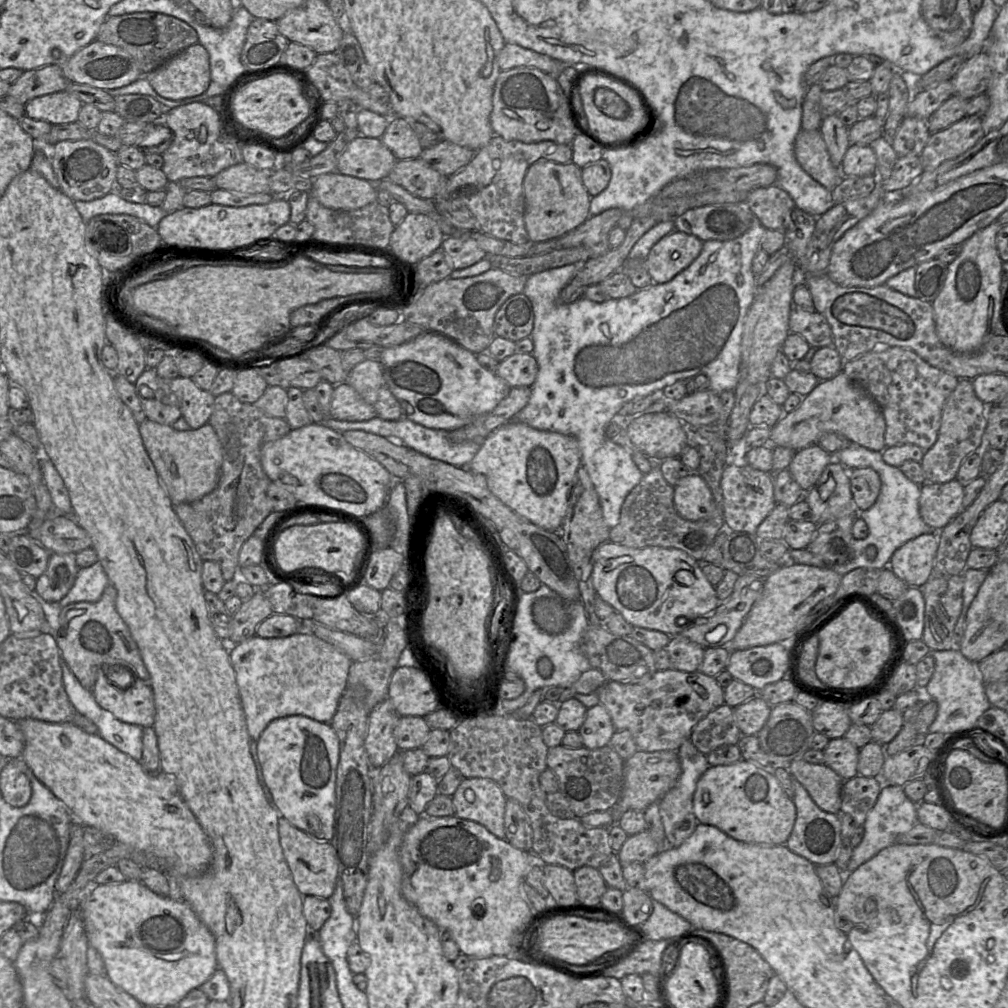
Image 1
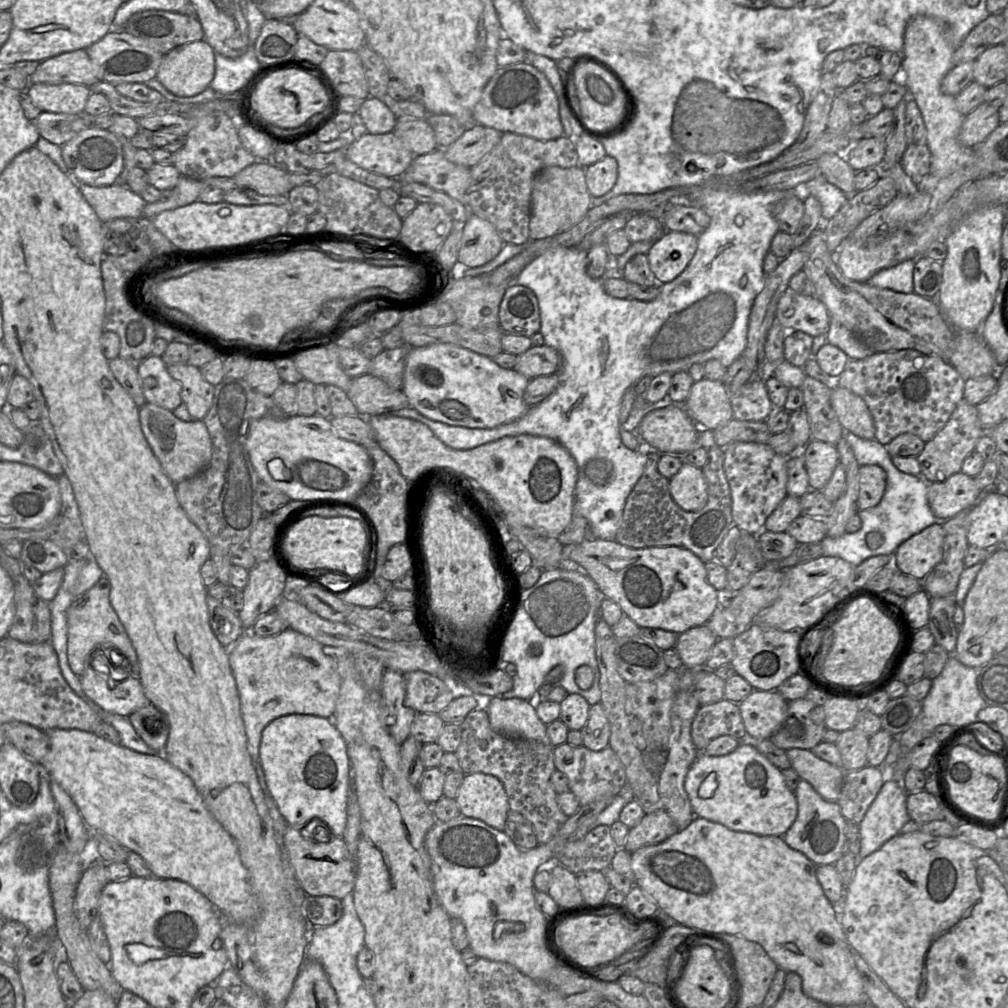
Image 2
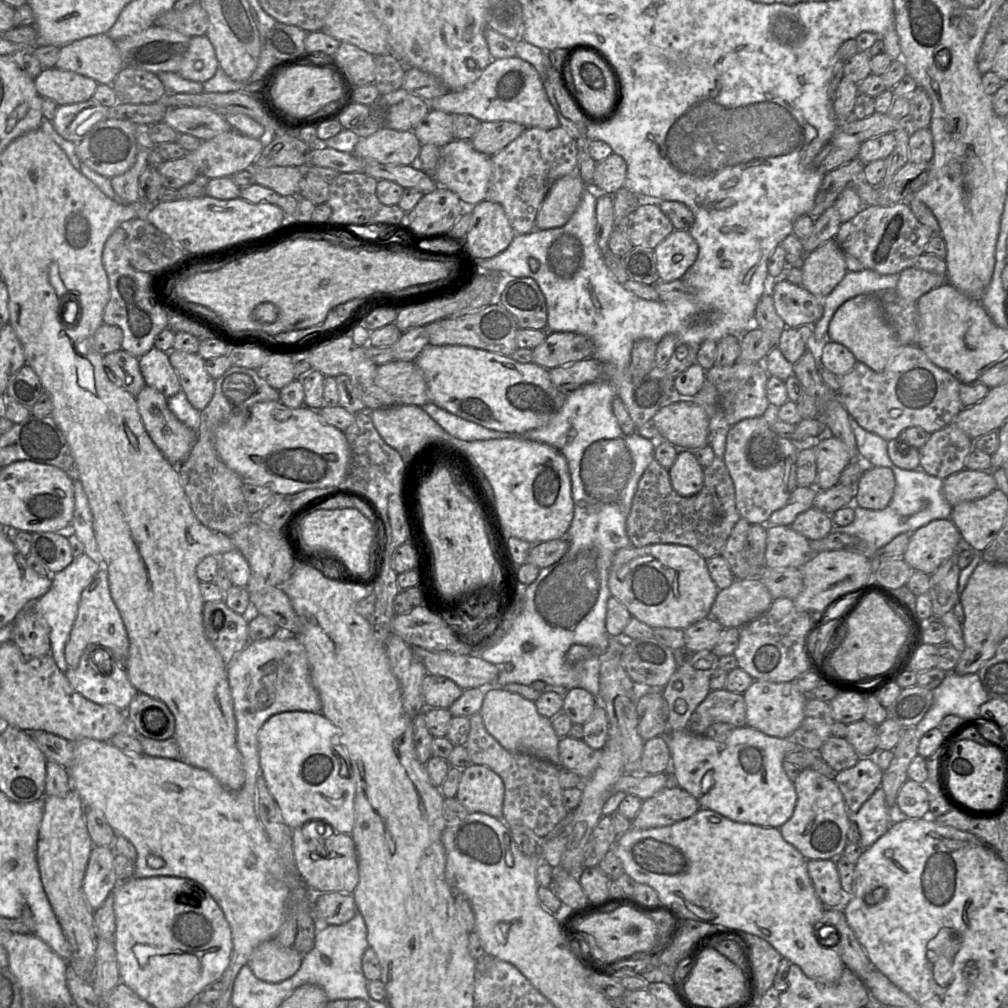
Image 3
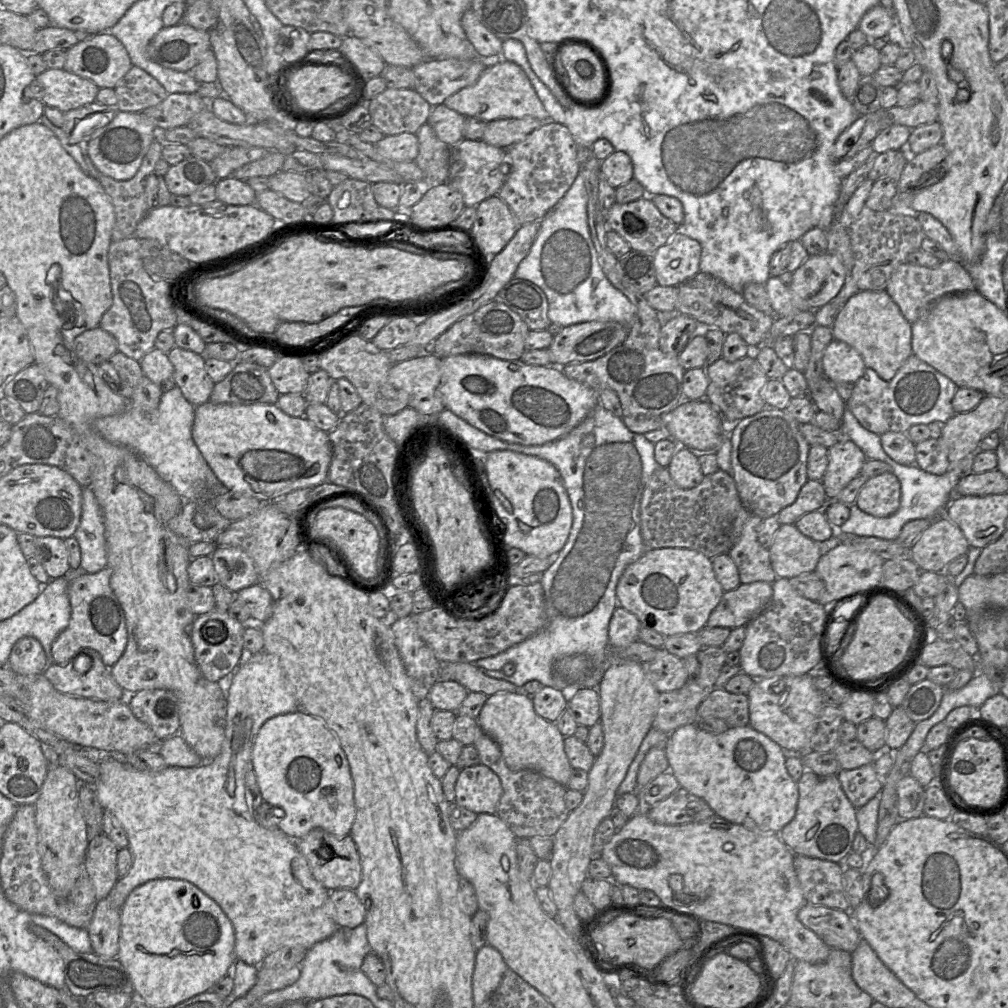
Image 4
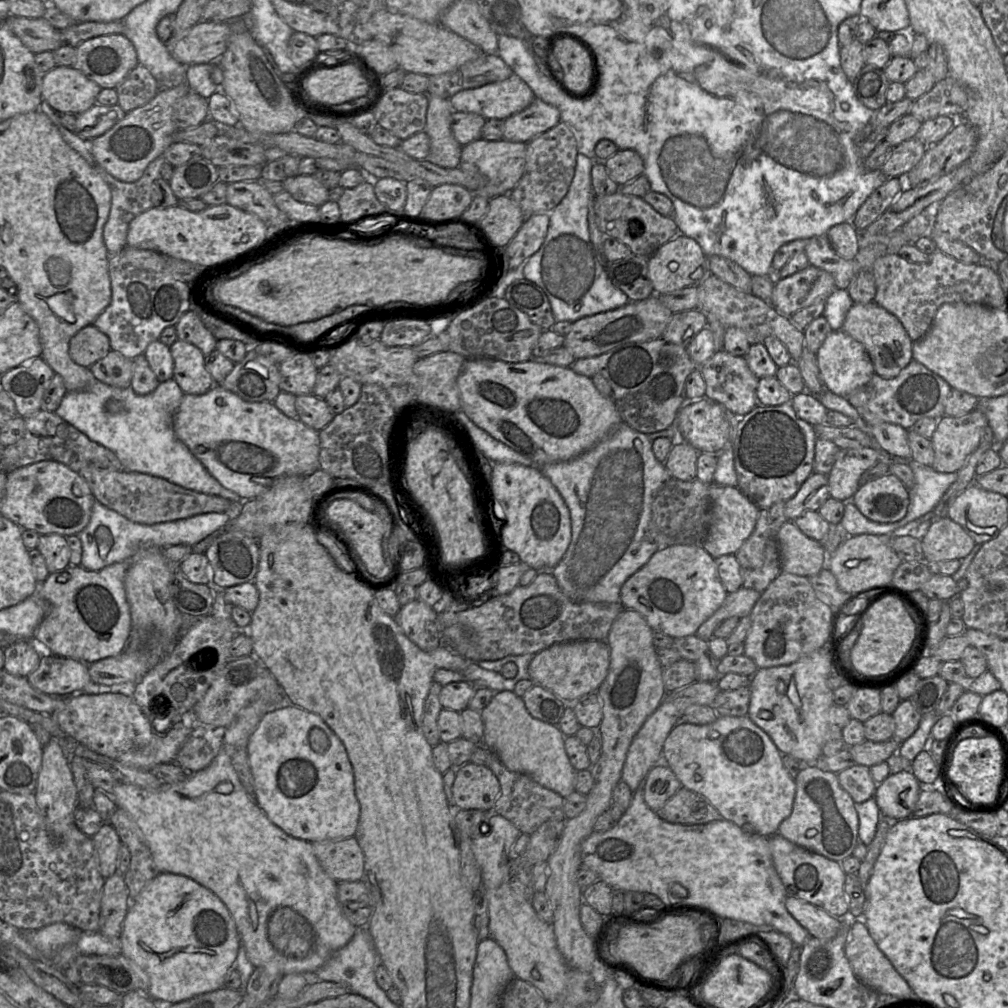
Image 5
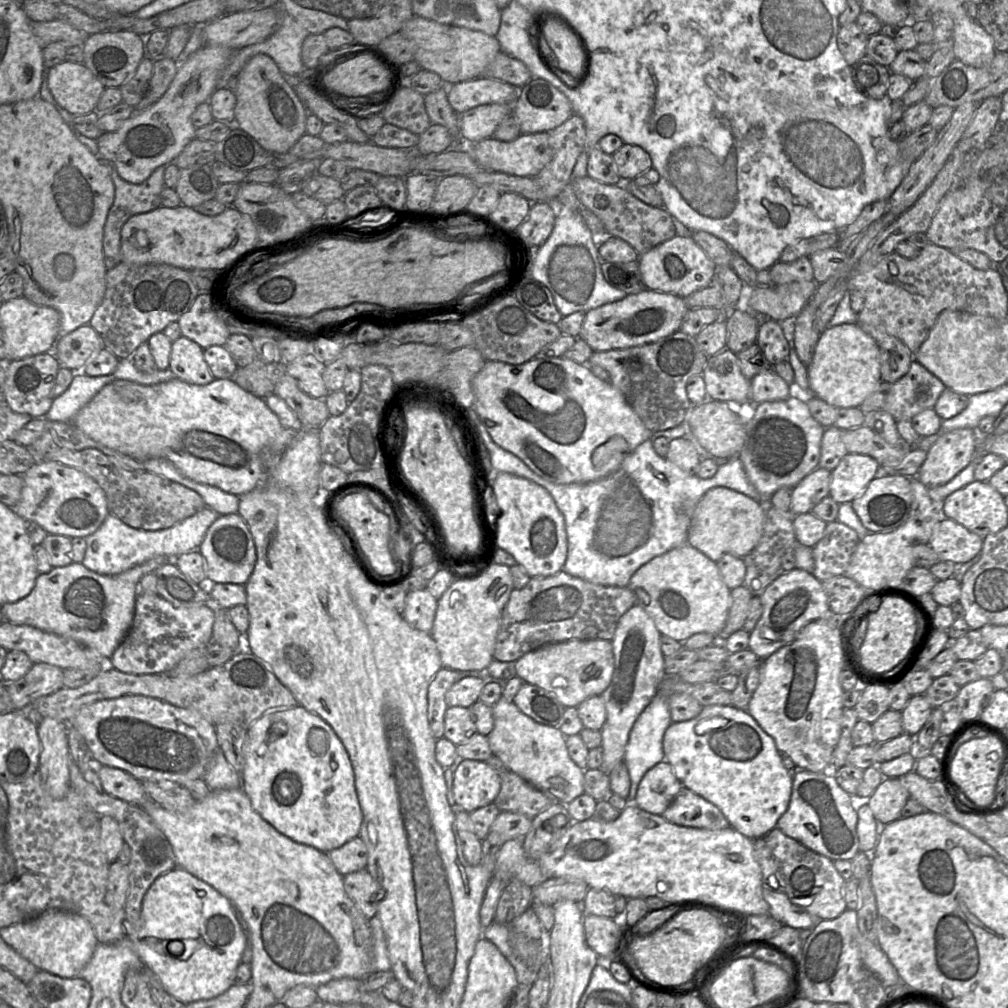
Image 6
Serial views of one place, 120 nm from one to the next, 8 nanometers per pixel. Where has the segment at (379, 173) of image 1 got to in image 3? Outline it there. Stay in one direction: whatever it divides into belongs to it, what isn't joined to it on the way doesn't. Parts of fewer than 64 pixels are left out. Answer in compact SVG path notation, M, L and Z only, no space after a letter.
M380 127L374 134L359 139L354 154L382 164L414 165L418 161L420 148L421 143L413 130Z

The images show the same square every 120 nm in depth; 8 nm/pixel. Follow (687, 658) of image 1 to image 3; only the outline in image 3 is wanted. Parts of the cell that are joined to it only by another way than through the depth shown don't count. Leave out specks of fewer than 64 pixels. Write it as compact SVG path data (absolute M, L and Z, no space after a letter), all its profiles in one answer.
M712 618L703 619L684 630L685 648L693 653L712 651L721 639L724 628Z

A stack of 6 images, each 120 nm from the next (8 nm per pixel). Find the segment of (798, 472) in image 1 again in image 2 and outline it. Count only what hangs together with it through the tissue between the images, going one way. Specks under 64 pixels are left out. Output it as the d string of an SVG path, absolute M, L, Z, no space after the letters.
M810 440L800 451L805 459L810 489L821 490L840 462L836 445Z

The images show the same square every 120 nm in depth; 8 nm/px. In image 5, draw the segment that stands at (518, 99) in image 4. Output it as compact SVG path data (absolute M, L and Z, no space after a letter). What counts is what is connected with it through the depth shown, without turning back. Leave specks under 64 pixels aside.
M516 74L503 81L461 90L449 98L453 111L471 112L487 119L504 120L528 107L535 95Z

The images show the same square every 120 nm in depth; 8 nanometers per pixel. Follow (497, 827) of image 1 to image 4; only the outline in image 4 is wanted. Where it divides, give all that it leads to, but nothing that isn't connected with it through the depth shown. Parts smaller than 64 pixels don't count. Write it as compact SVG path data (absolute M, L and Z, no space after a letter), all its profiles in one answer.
M483 764L463 768L455 783L458 805L476 814L496 814L502 795L499 777Z

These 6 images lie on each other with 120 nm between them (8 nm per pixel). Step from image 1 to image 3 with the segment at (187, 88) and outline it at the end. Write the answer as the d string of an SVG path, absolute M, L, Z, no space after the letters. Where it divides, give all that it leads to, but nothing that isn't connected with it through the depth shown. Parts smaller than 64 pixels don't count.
M205 35L194 36L190 38L177 73L184 79L204 83L215 75L218 68L215 50L209 39Z

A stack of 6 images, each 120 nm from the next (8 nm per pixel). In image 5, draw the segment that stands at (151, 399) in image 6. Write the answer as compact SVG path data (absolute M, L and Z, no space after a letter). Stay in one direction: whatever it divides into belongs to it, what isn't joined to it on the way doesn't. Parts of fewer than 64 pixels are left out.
M215 384L204 394L186 394L173 417L176 436L225 488L249 500L279 478L309 476L320 468L319 431L282 413L273 402L249 402Z

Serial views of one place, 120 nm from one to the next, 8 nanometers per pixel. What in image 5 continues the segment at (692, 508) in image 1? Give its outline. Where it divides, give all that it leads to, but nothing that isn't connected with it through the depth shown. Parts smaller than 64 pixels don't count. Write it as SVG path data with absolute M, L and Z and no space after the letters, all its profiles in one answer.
M688 443L673 444L664 465L671 477L692 481L697 476L698 456L699 452Z

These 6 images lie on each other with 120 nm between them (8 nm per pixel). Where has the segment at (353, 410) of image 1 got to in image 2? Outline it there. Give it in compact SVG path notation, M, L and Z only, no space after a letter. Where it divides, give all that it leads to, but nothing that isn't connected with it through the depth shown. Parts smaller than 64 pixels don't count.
M371 373L352 378L347 394L363 415L380 415L410 407L402 390L389 387L381 378Z

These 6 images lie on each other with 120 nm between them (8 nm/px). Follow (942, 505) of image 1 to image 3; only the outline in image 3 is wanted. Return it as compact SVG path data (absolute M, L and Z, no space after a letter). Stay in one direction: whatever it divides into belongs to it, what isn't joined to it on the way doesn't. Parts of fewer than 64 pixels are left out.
M965 468L944 479L942 489L945 500L954 507L962 502L983 498L997 487L992 471Z

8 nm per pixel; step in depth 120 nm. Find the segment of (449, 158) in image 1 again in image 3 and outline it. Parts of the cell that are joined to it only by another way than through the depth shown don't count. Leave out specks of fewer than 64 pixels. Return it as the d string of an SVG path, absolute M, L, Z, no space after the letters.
M481 122L471 138L475 150L487 156L493 156L519 137L526 127L515 122Z

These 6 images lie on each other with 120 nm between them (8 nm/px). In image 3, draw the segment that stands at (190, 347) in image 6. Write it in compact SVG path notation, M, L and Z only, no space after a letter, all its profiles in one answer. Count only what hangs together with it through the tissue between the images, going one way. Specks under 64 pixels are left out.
M171 349L170 364L179 376L181 389L191 405L202 411L212 400L215 391L215 379L207 372L205 359L198 353Z

